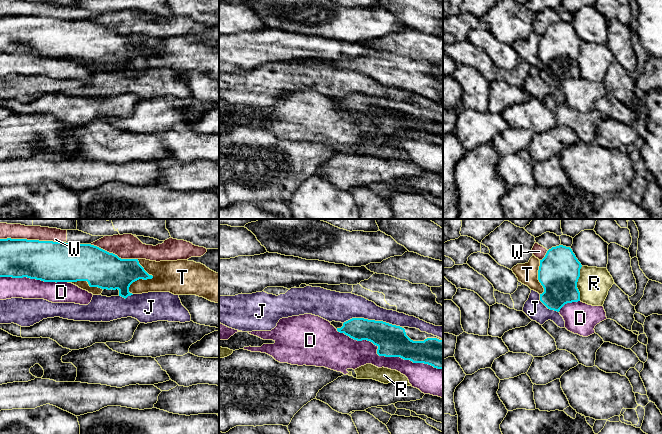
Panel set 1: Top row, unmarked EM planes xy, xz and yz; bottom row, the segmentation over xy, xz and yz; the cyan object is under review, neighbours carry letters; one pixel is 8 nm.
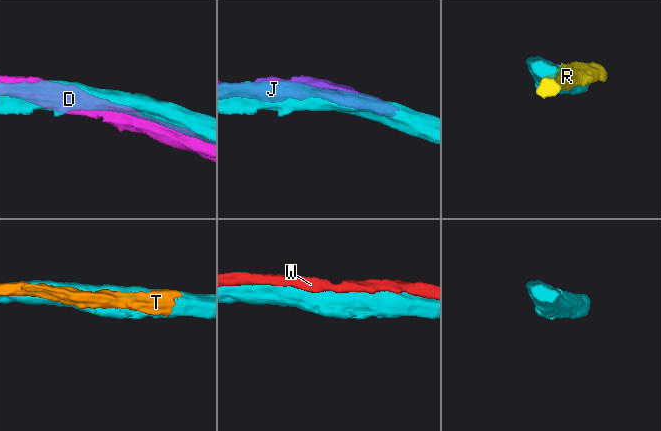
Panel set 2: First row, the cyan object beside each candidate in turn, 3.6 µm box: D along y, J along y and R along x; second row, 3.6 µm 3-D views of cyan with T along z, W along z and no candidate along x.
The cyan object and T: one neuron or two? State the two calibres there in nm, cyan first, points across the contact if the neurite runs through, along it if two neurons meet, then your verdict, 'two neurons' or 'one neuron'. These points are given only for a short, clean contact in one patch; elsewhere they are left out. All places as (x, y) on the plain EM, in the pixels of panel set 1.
260/280 nm | two neurons

